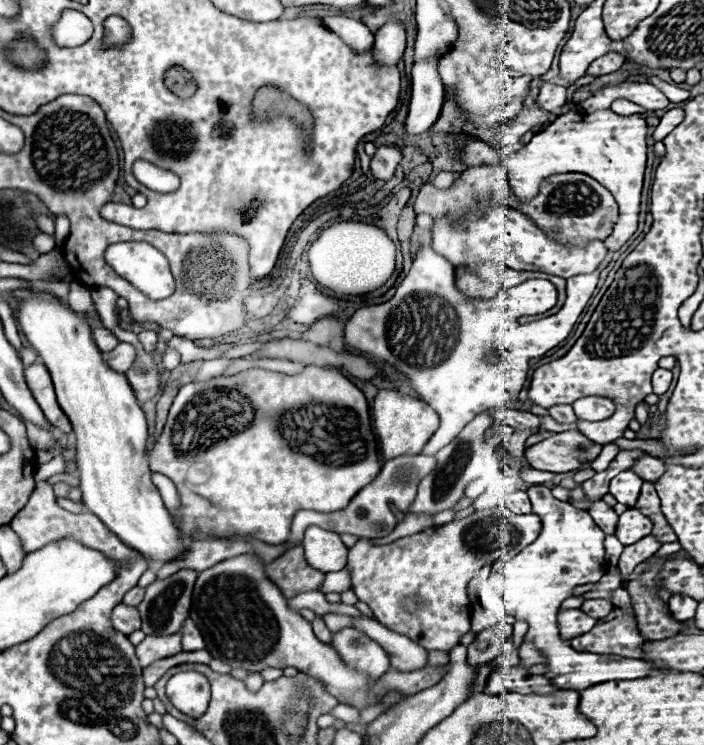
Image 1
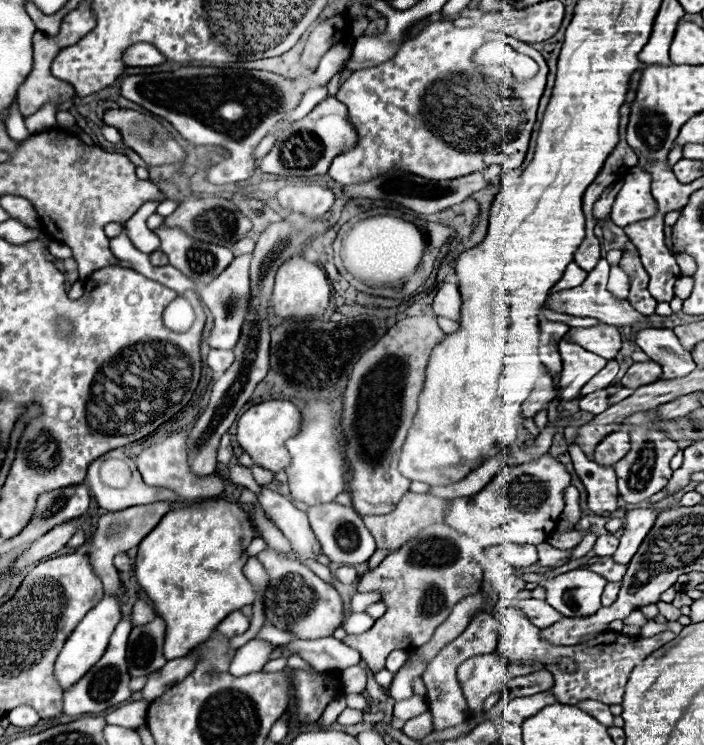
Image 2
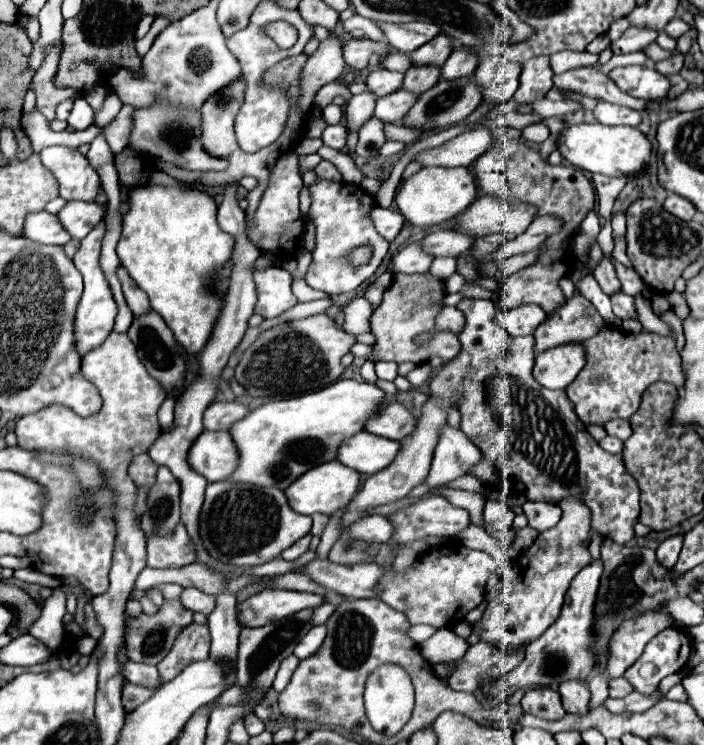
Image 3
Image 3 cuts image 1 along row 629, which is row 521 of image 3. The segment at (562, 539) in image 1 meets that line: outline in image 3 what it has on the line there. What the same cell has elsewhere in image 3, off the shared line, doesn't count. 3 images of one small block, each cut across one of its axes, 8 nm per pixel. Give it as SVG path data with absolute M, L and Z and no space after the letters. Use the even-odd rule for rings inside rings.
M526 502L522 508L524 514L528 516L528 526L538 532L556 526L562 516L562 510L556 504L548 504L548 502Z

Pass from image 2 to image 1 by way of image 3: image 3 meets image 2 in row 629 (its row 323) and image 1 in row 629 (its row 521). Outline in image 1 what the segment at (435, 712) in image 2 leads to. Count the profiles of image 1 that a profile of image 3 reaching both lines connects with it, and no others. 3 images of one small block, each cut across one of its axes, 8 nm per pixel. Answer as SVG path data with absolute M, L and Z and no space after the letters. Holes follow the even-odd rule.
M614 608L608 616L600 618L590 632L572 638L572 648L578 652L642 658L642 642L644 638L638 634L634 616Z

